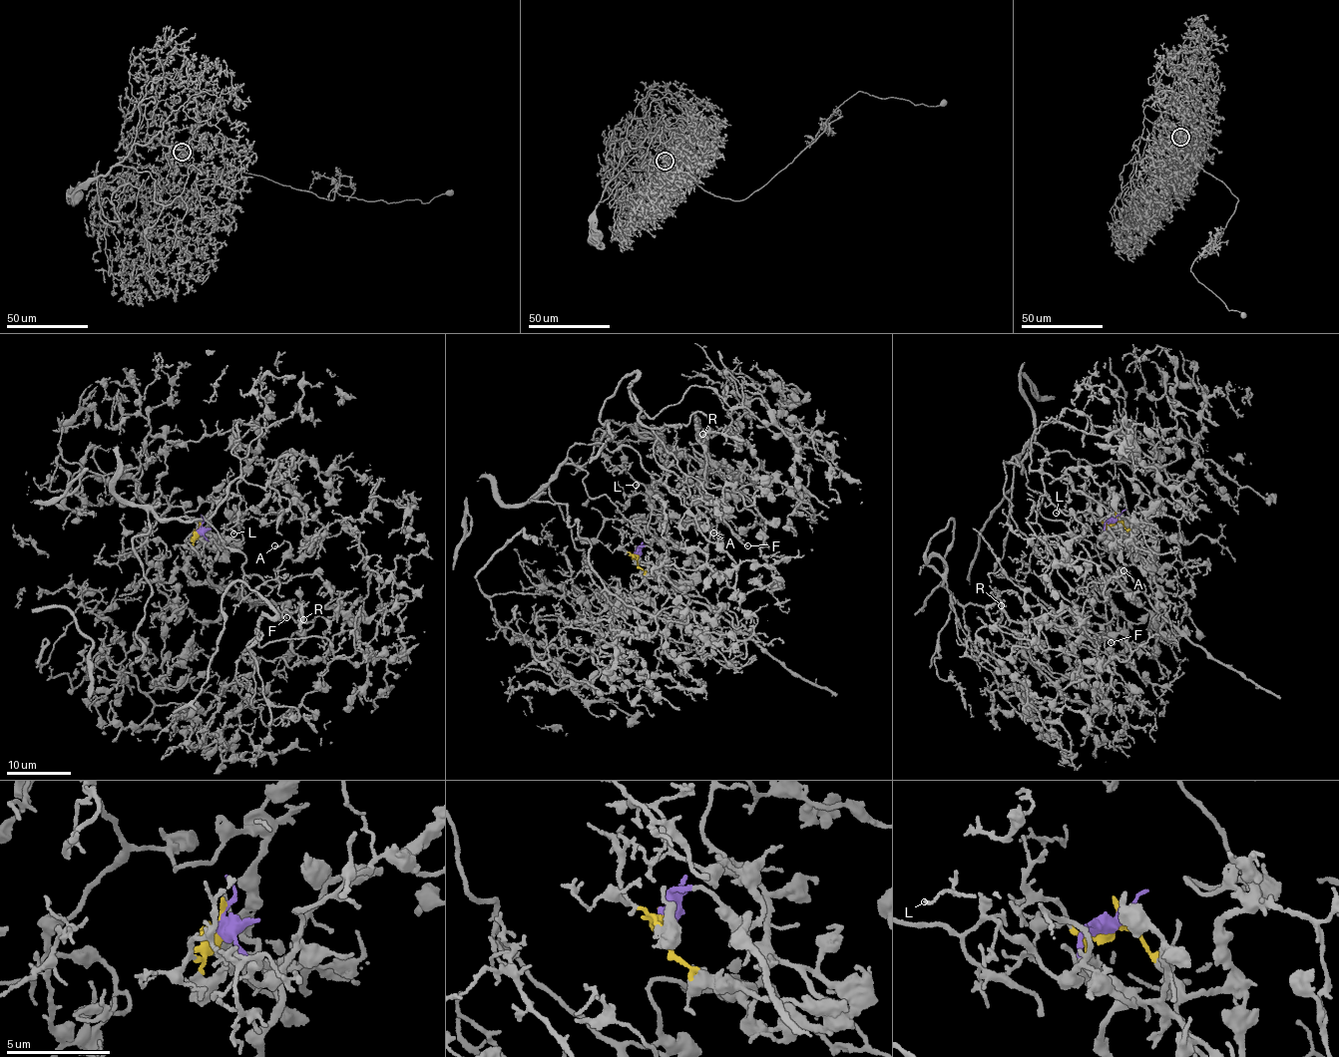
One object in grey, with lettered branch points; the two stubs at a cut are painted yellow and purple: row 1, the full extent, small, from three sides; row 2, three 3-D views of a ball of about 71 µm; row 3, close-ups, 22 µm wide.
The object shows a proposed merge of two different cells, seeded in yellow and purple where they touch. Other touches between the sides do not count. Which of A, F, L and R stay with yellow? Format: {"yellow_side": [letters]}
{"yellow_side": ["A", "F", "L", "R"]}

